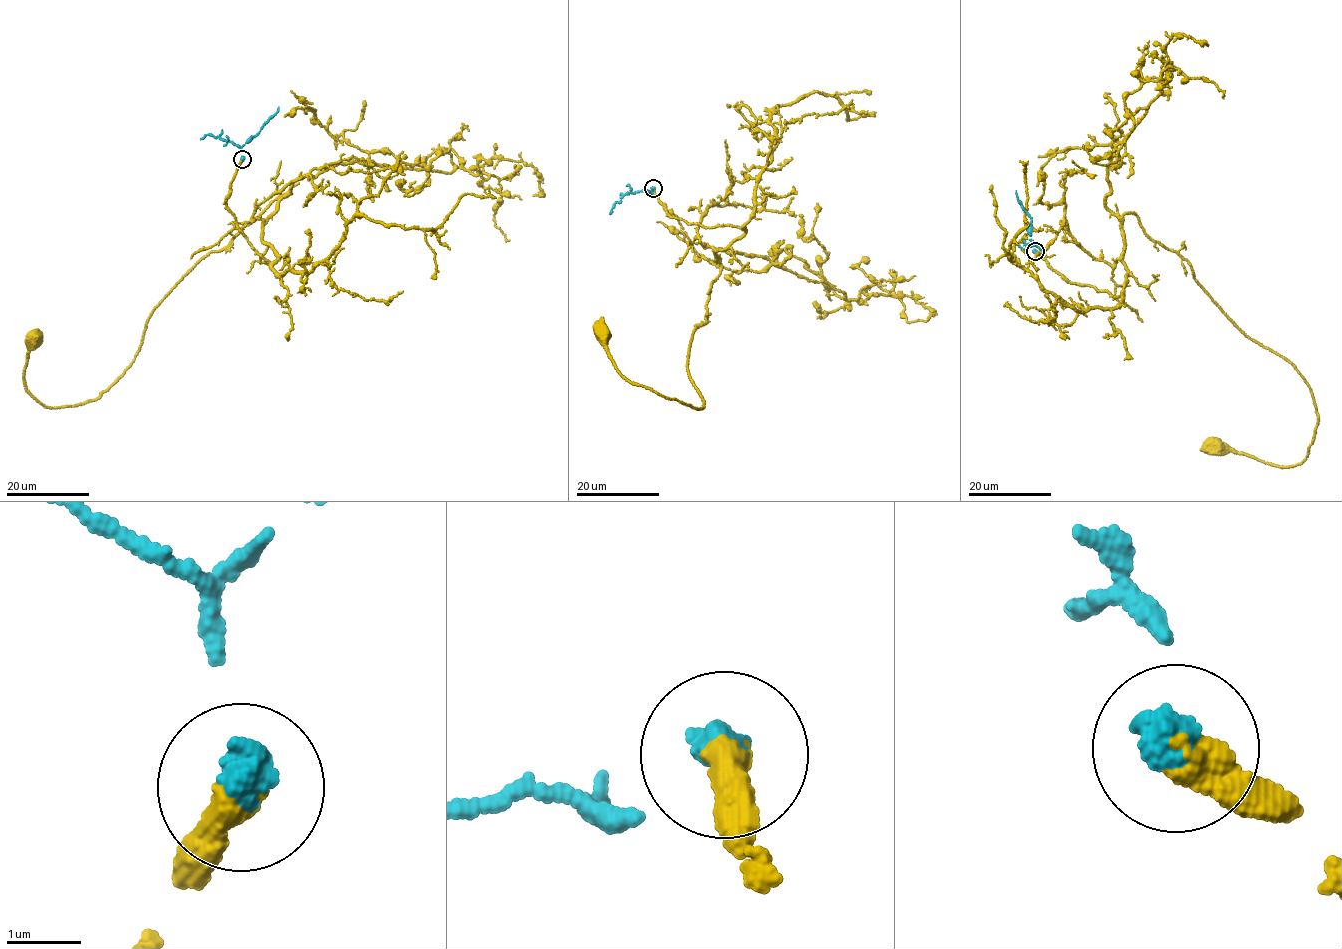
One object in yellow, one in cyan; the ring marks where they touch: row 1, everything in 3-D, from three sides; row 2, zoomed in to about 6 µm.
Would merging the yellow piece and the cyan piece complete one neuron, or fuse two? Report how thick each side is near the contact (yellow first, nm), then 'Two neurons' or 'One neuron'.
Thickness 480 nm (yellow) against 480 nm. One neuron

